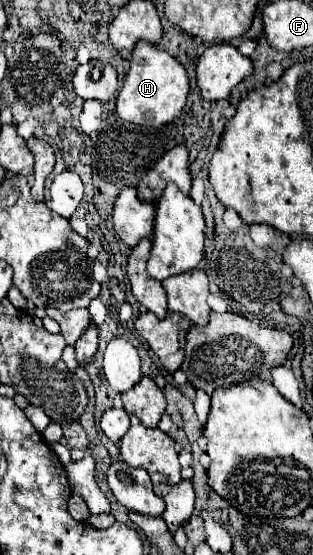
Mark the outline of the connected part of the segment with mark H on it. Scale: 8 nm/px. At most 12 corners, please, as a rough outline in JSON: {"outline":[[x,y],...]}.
{"outline":[[155,45],[131,57],[117,115],[161,129],[189,95],[185,67]]}

